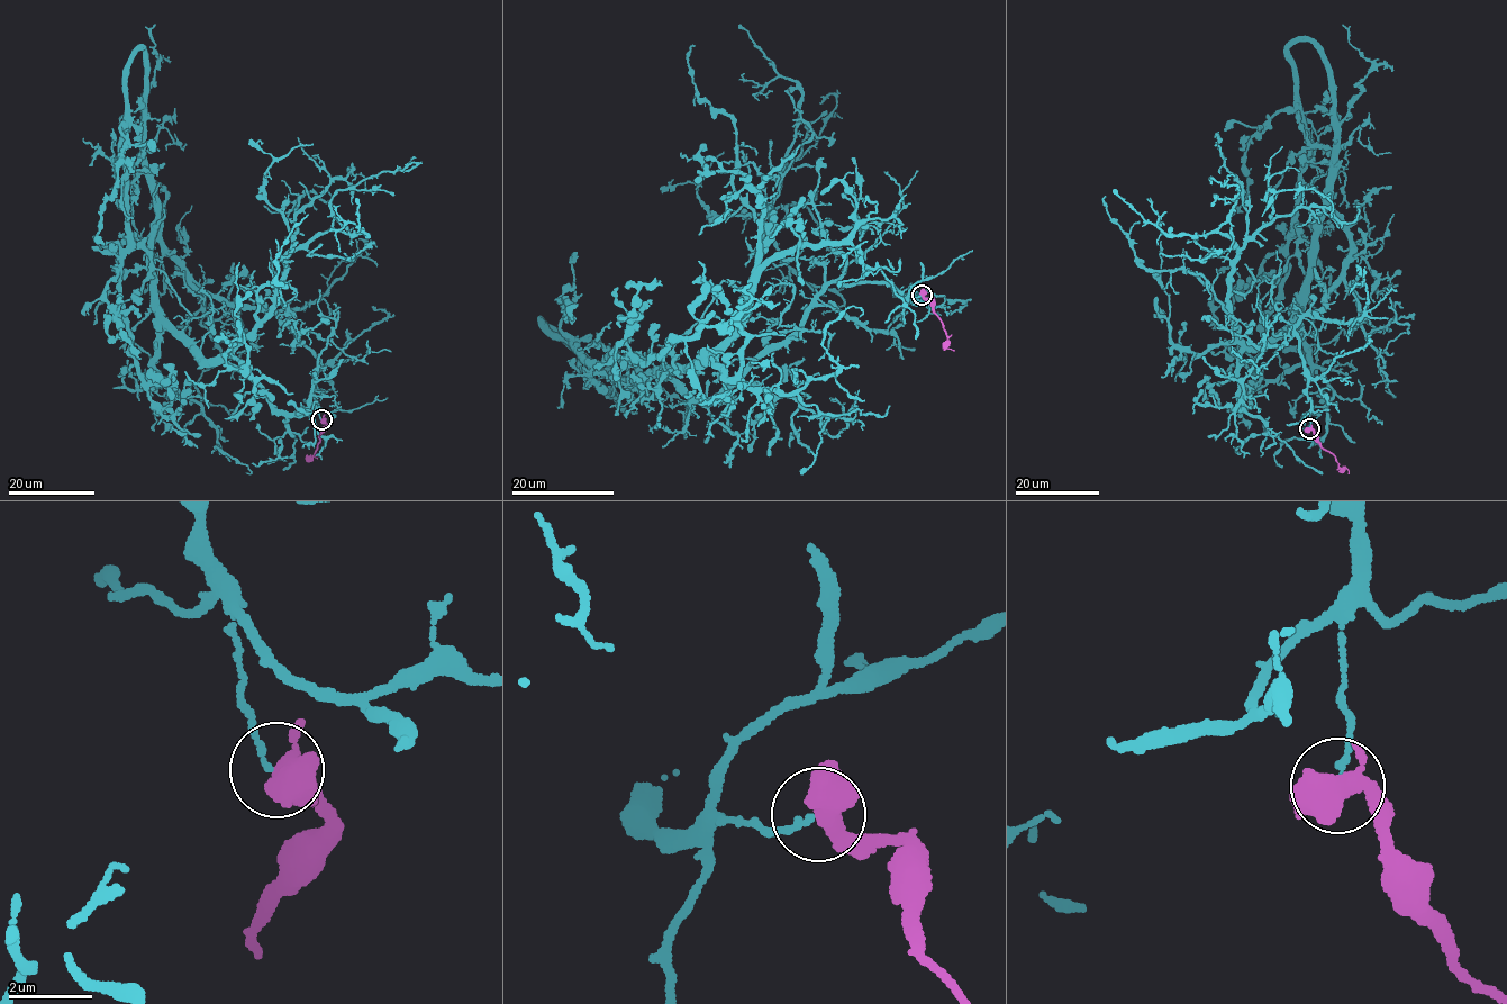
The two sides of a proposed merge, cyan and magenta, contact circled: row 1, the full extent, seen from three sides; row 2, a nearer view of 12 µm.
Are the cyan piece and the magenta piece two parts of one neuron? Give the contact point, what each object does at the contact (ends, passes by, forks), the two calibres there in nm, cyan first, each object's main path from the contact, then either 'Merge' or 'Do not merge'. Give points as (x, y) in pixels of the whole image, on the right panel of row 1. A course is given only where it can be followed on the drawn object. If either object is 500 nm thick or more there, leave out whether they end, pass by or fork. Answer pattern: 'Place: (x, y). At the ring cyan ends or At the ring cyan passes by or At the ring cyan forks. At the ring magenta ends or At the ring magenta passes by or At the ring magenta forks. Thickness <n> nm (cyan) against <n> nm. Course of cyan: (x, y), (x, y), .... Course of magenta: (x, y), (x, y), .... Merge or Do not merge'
Place: (1309, 428). At the ring cyan ends. At the ring magenta forks. Thickness 110 nm (cyan) against 440 nm. Course of cyan: (1309, 428), (1295, 331), (1344, 223), (1246, 345), (1238, 195), (1210, 182). Course of magenta: (1309, 428), (1349, 473). Do not merge

